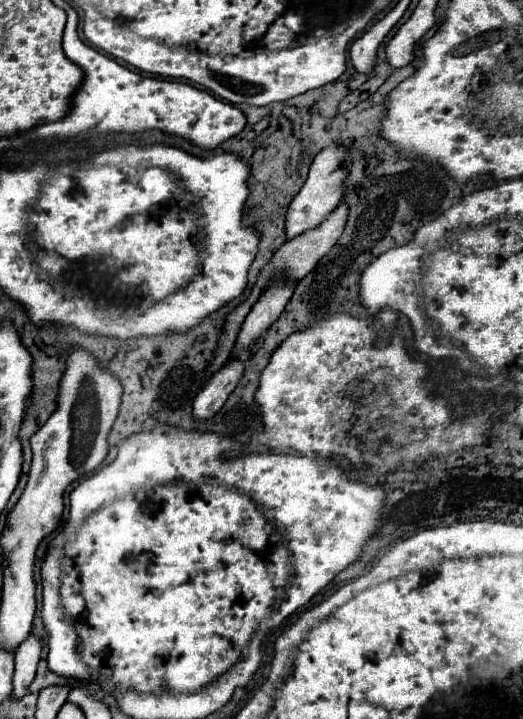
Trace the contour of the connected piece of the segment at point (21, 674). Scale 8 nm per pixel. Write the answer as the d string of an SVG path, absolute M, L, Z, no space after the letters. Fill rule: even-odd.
M29 632L27 640L19 644L19 652L15 652L15 676L13 676L15 698L21 698L27 692L27 686L35 678L39 658L41 658L41 638Z

